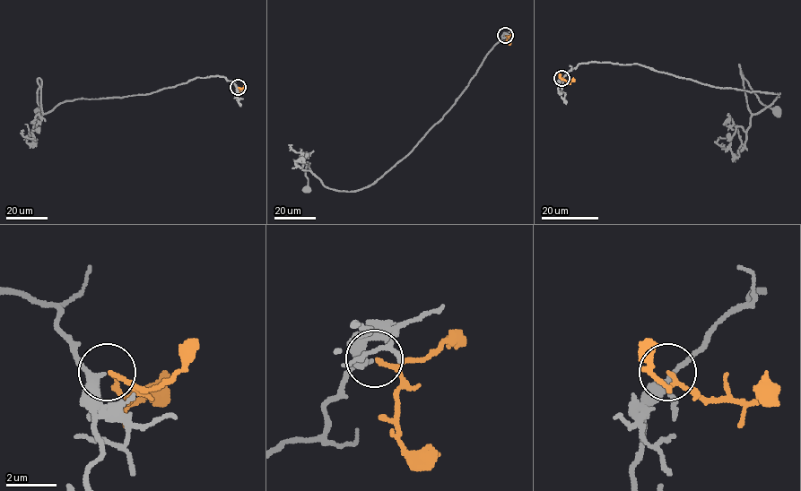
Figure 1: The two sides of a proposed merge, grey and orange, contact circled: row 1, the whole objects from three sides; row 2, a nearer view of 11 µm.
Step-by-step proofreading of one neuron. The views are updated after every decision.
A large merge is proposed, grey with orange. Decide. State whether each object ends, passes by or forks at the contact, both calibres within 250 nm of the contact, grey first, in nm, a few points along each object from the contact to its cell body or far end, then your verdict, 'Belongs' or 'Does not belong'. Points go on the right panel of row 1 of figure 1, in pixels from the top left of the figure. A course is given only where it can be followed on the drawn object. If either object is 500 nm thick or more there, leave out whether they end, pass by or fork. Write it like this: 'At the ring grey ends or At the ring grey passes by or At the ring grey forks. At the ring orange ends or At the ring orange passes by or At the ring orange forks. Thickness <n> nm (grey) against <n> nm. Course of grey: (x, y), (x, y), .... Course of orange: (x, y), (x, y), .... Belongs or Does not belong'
At the ring grey forks. At the ring orange passes by. Thickness 220 nm (grey) against 110 nm. Course of grey: (561, 78), (584, 63), (639, 64), (722, 88), (780, 93), (757, 113), (739, 64), (759, 100), (780, 114). Course of orange: (561, 78), (570, 81), (573, 78). Belongs

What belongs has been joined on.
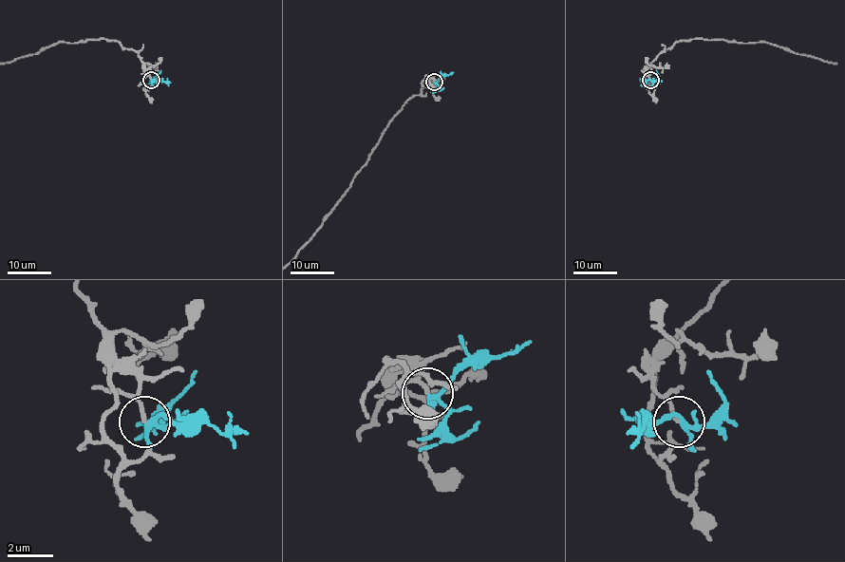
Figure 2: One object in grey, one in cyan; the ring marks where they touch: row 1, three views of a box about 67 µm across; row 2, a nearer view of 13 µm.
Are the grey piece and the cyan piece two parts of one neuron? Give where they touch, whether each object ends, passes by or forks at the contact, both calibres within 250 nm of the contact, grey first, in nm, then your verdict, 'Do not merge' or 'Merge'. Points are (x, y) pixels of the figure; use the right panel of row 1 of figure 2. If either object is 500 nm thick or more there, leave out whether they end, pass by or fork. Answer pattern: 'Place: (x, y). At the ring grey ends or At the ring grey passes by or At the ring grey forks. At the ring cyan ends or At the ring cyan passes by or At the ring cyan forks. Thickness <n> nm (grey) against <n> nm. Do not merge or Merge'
Place: (650, 80). At the ring grey ends. At the ring cyan forks. Thickness 160 nm (grey) against 170 nm. Merge

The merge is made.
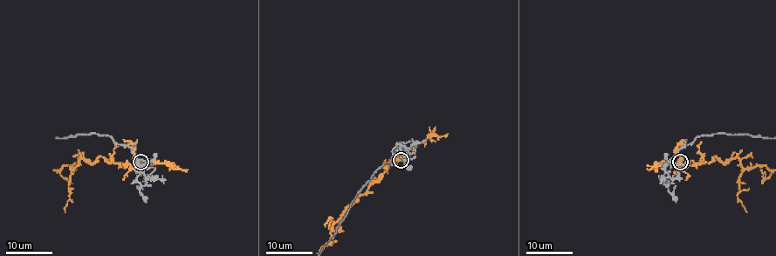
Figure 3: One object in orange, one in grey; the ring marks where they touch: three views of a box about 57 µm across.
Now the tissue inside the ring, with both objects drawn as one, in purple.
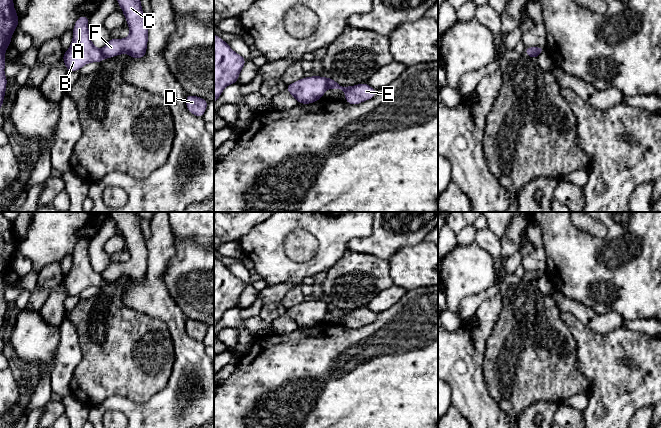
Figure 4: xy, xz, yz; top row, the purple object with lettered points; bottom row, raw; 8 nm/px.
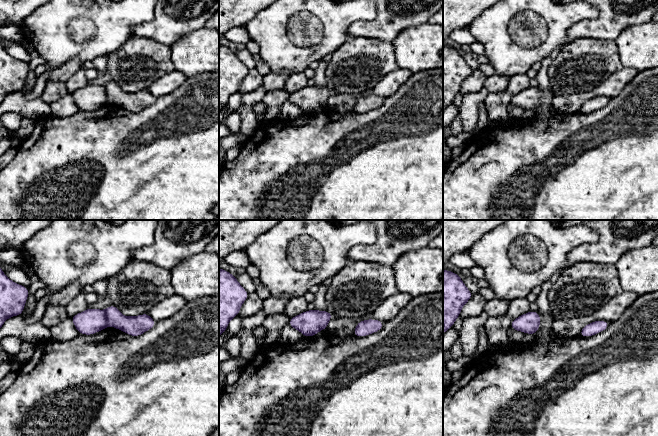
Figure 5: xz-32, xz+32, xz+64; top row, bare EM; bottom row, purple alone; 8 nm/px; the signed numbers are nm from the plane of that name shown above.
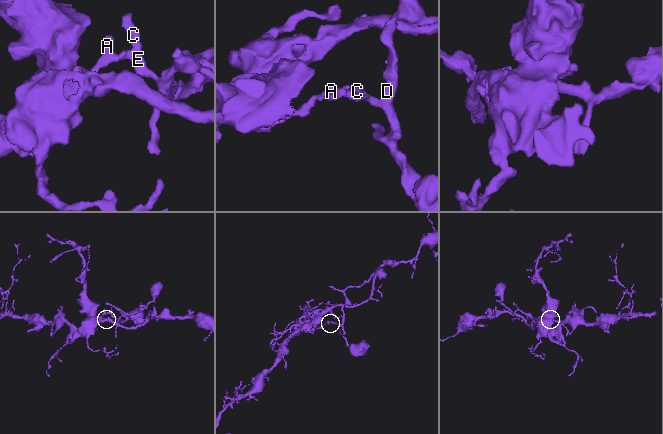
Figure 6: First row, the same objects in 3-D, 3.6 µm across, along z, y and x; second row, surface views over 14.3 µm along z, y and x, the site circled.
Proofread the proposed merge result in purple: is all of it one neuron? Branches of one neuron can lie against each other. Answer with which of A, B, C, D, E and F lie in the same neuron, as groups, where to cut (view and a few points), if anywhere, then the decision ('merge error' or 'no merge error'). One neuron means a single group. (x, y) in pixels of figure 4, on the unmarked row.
A B / C D E F | xz (325, 302), (328, 311) | merge error

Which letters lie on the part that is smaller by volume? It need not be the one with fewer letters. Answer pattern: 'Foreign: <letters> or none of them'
Foreign: C, D, E, F

